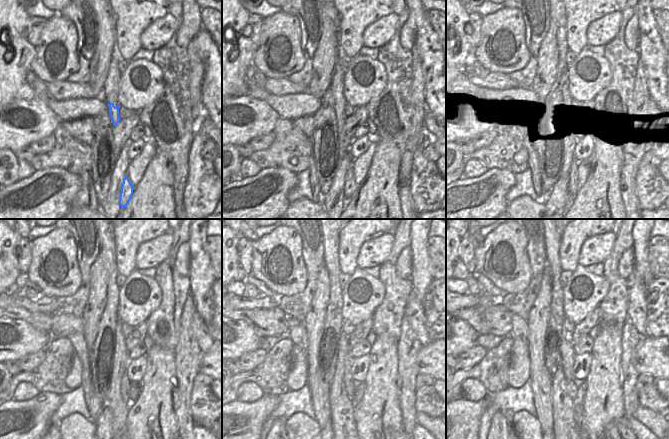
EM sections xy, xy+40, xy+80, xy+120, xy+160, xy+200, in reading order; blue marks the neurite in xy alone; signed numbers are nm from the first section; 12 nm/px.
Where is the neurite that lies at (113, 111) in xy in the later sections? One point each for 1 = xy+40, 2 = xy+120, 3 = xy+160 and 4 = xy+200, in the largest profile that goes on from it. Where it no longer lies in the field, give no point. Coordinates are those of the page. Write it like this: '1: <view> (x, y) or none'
1: xy+40 (339, 111)
2: xy+120 (121, 355)
3: xy+160 (344, 353)
4: xy+200 (566, 349)

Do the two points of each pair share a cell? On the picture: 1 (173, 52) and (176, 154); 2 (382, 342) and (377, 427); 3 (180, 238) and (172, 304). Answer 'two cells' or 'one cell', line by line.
1: one cell
2: one cell
3: one cell

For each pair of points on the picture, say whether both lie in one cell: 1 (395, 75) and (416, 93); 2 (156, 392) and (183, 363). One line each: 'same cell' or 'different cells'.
1: different cells
2: different cells

